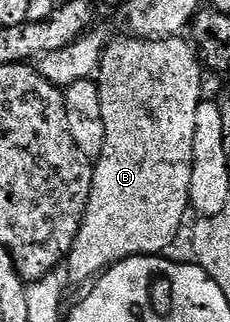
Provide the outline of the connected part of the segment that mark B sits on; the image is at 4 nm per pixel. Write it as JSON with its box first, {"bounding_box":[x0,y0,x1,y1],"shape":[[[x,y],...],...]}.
{"bounding_box":[65,35,205,282],"shape":[[[124,35],[103,50],[97,80],[101,116],[105,118],[105,147],[94,162],[95,178],[87,210],[65,262],[65,272],[72,282],[90,282],[126,257],[166,254],[189,214],[193,135],[197,131],[197,107],[205,100],[205,66],[199,59],[198,49],[185,38],[183,35],[158,39]]]}

